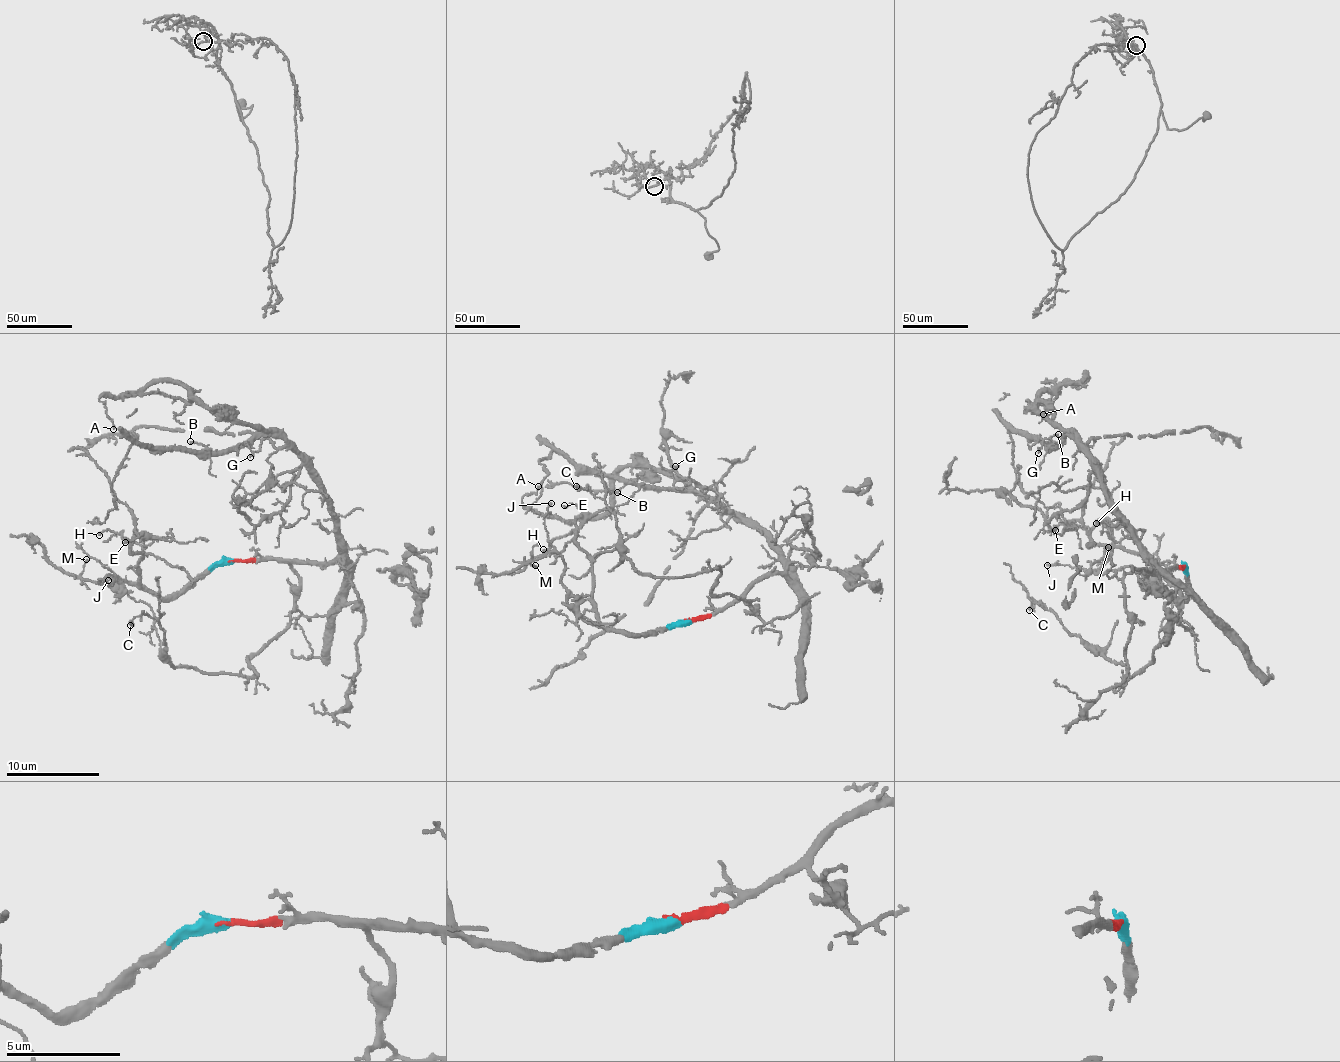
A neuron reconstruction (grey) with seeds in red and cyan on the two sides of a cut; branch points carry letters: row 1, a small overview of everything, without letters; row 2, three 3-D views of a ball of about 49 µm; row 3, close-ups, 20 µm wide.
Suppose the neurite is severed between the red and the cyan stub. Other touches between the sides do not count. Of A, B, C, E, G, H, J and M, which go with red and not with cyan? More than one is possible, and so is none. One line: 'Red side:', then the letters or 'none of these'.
Red side: A, B, C, G

